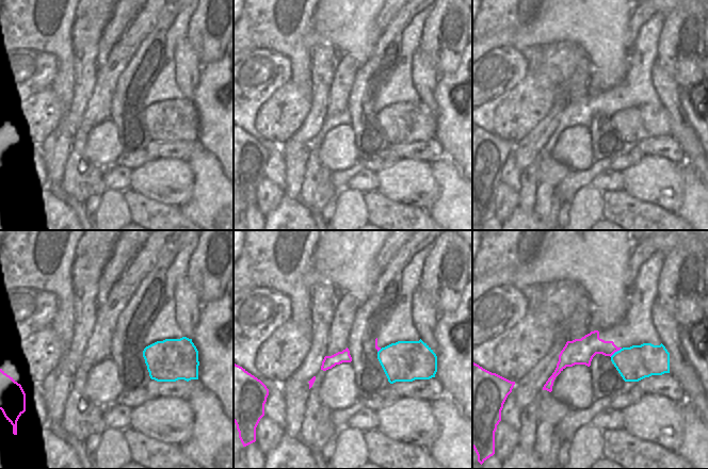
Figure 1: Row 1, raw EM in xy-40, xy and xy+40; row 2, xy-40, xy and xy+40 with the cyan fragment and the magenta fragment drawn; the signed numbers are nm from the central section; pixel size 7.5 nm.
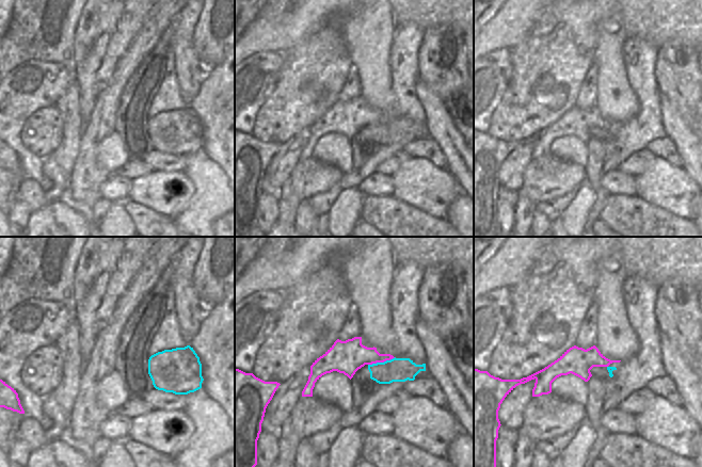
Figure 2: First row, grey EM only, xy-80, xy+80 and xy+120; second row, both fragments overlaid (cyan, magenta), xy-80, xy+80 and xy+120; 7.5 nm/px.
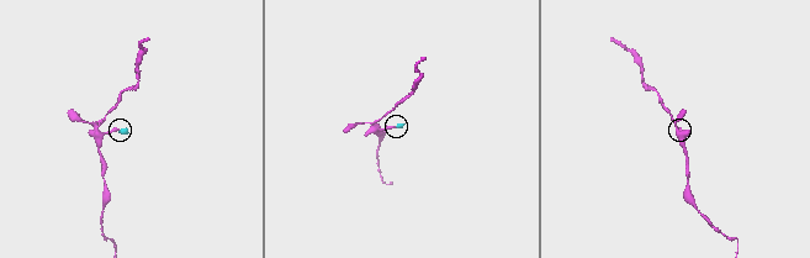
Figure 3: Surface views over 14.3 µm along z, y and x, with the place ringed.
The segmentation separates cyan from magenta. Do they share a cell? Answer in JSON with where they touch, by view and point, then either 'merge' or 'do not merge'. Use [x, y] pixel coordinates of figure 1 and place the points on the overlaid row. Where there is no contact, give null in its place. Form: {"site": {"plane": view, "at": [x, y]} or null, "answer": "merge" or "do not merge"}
{"site": {"plane": "xy+40", "at": [615, 352]}, "answer": "merge"}

